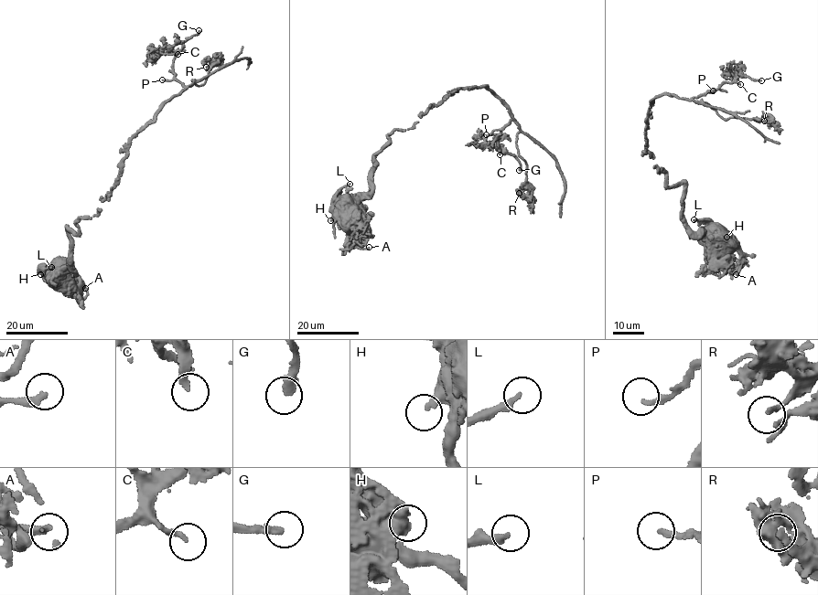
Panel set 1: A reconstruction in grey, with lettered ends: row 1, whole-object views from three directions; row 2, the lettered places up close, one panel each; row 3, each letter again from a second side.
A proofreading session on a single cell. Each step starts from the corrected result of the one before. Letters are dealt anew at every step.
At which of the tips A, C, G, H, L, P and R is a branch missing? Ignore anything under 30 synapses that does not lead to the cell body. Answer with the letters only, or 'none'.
C, G, P

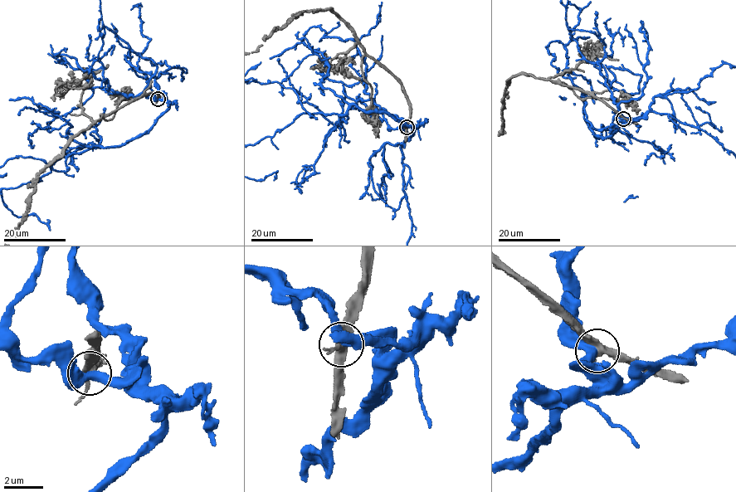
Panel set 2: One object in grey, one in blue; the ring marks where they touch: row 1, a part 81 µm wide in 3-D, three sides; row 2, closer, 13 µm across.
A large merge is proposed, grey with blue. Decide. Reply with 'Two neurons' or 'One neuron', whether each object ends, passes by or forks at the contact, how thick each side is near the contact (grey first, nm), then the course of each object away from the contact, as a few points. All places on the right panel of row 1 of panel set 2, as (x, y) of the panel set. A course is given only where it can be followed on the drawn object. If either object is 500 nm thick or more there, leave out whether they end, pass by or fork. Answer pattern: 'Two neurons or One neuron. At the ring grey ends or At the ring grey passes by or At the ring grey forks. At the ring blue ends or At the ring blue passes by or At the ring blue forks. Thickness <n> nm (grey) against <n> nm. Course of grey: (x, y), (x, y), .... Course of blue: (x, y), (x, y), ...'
Two neurons. At the ring grey forks. At the ring blue passes by. Thickness 320 nm (grey) against 400 nm

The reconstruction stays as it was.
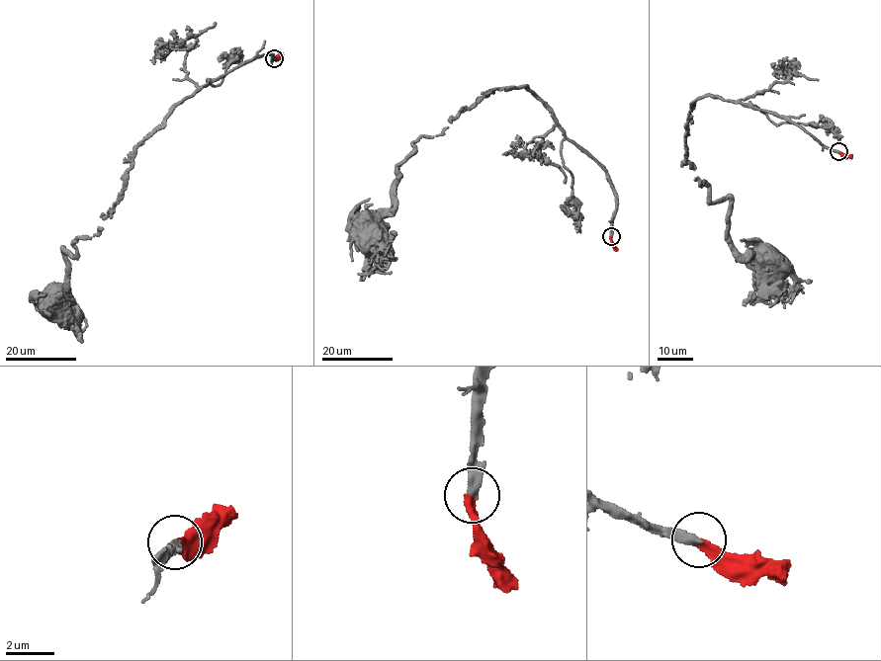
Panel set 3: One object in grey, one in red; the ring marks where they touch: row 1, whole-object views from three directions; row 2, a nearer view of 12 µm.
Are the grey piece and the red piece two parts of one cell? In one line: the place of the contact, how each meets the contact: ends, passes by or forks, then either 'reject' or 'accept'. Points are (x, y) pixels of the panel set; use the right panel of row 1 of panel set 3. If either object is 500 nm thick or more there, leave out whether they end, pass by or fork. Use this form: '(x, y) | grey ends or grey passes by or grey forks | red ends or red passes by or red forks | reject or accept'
(838, 151) | grey ends | red ends | accept

